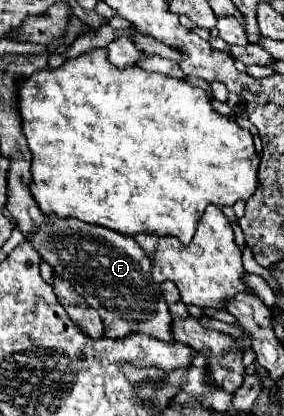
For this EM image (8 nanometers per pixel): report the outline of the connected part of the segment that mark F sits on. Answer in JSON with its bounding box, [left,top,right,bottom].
[27,214,175,342]

